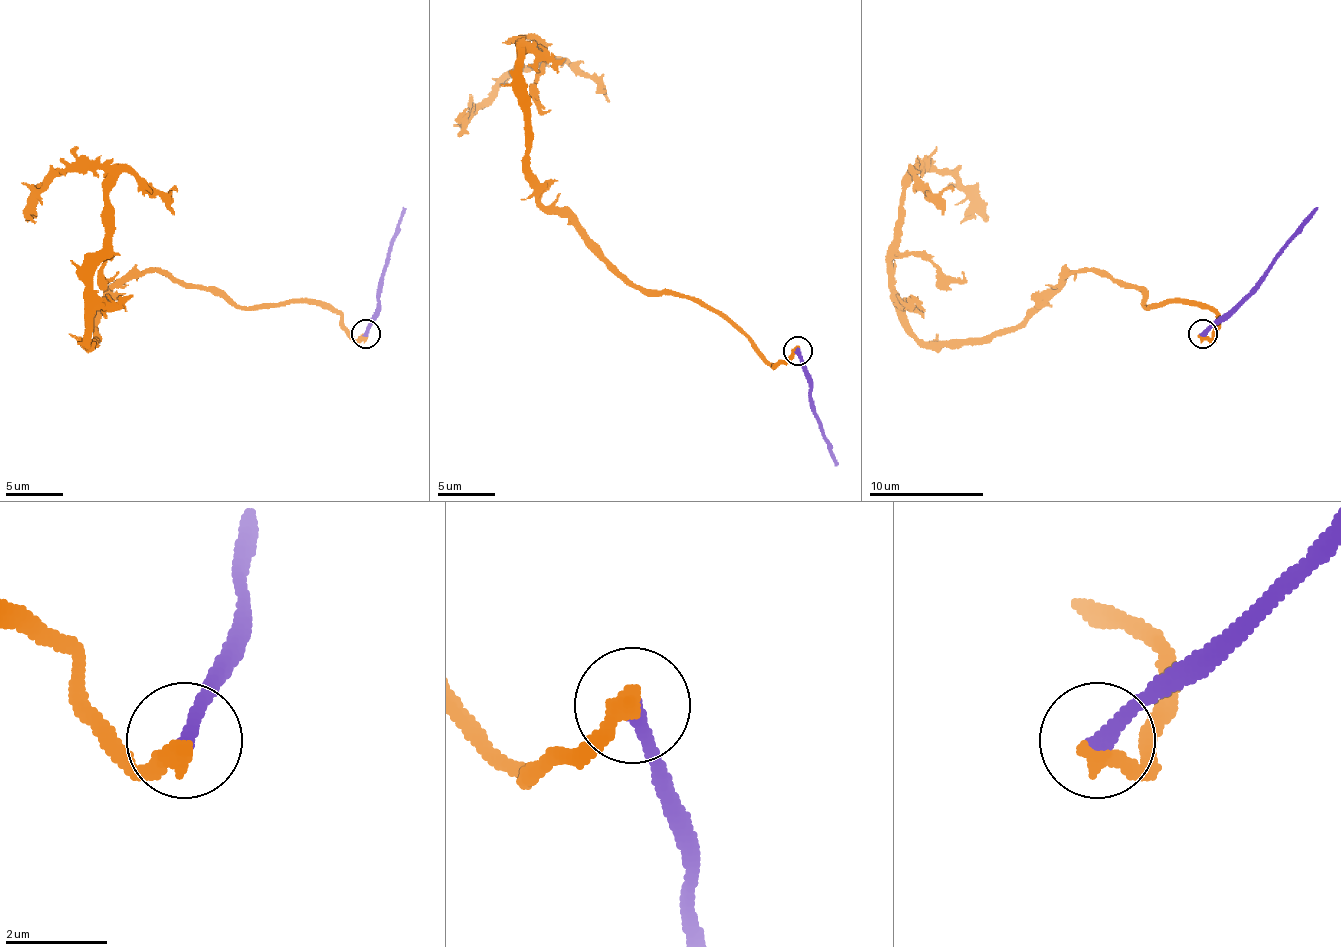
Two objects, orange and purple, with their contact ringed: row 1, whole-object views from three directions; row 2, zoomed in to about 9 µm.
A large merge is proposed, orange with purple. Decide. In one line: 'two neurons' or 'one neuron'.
one neuron

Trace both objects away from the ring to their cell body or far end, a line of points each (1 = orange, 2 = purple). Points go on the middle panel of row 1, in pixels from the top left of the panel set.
1: (798, 348), (775, 365), (692, 299), (637, 288), (539, 201), (528, 37), (539, 60), (458, 135)
2: (798, 351), (821, 434), (835, 466)

